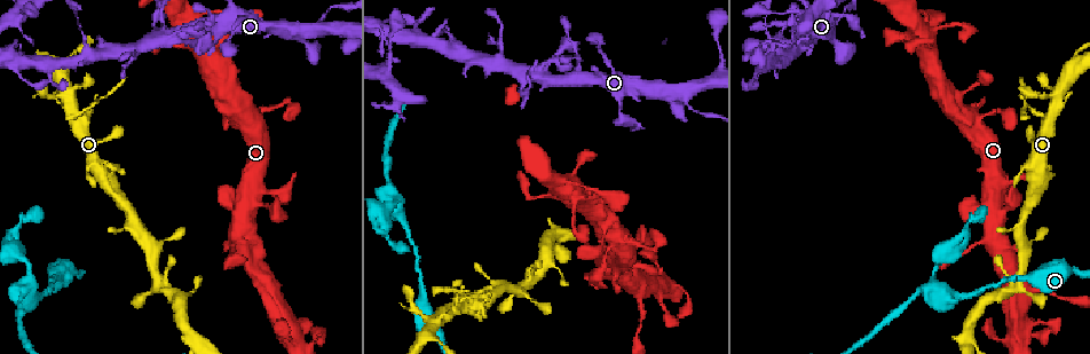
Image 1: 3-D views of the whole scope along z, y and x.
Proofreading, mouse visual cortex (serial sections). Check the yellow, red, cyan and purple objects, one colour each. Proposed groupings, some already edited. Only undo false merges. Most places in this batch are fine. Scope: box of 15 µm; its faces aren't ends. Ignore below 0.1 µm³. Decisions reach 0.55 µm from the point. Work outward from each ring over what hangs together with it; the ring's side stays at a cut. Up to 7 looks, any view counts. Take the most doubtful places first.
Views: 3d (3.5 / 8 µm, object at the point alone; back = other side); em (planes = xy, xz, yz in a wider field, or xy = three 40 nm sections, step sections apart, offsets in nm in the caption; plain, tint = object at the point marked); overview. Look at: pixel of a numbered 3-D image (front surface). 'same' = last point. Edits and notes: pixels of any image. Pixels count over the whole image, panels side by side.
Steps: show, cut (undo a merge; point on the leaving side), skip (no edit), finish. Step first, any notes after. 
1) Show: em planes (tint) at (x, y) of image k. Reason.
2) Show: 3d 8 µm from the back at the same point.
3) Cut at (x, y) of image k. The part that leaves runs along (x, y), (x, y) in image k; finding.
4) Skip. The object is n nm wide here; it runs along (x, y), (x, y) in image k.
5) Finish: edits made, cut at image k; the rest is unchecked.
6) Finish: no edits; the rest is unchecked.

Show: 3d 3.5 µm at (30, 283) of image 1. Sudden change in width.

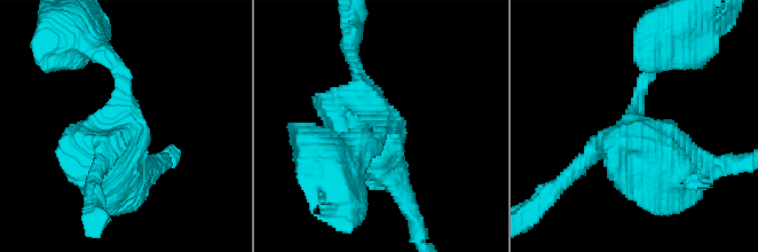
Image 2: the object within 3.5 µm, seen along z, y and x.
Skip. It runs along (693, 165), (634, 151), (646, 77) in image 2; continuous, no second cell.

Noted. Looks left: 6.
Show: 3d 3.5 µm at (172, 40) of image 1. Four or more arms meet.

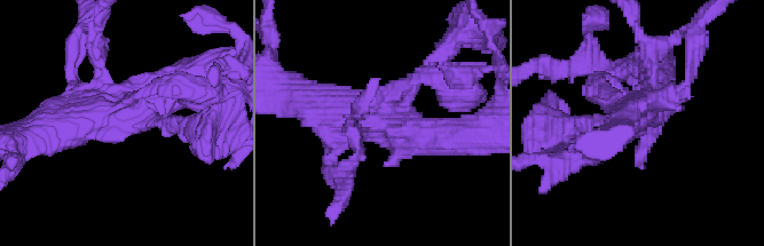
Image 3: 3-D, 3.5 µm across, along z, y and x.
Show: em planes (plain) at (376, 117) of image 3. Need the tissue.

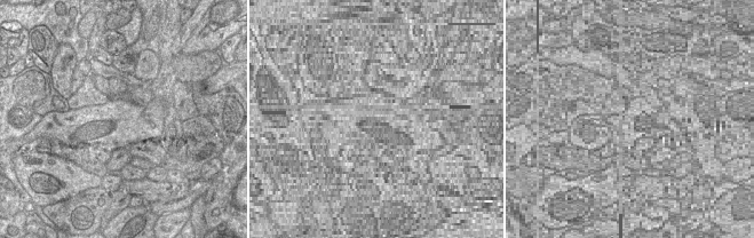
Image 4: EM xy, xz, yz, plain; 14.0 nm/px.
Show: em planes (tint) at the same point. With the object marked.

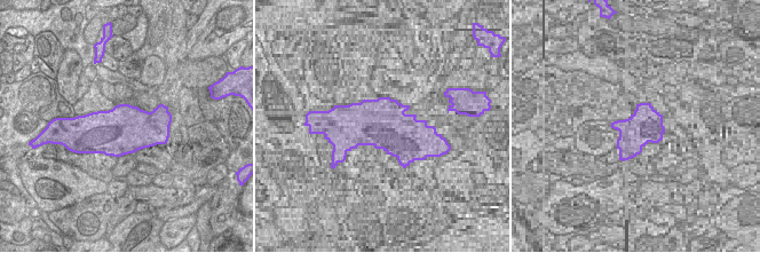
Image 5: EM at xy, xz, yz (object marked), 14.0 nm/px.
Skip. It runs along (183, 79), (146, 104), (50, 128) in image 3; one cell here.

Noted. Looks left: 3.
Show: 3d 8 µm at (313, 348) of image 1. Abrupt turn.

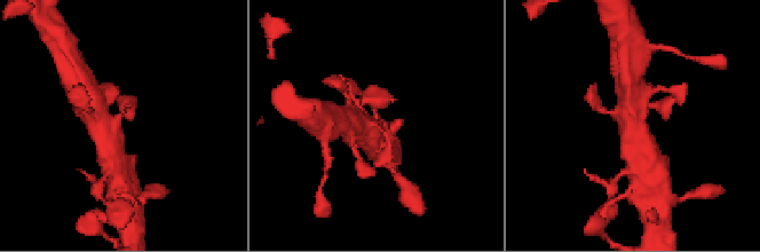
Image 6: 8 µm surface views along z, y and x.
Show: em planes (tint) at (372, 125) of image 6.

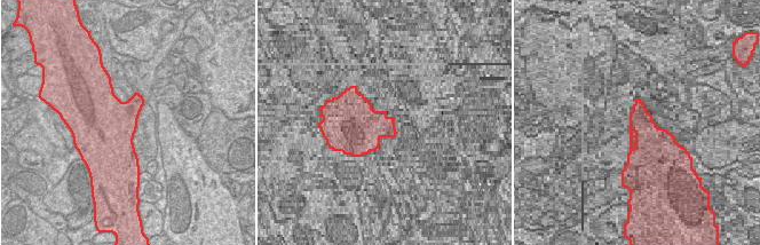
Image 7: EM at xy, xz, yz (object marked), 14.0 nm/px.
Skip. It runs along (349, 121), (377, 124), (388, 144) in image 6; all the same cell.

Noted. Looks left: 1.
Finish: no edits; the rest is unchecked.

